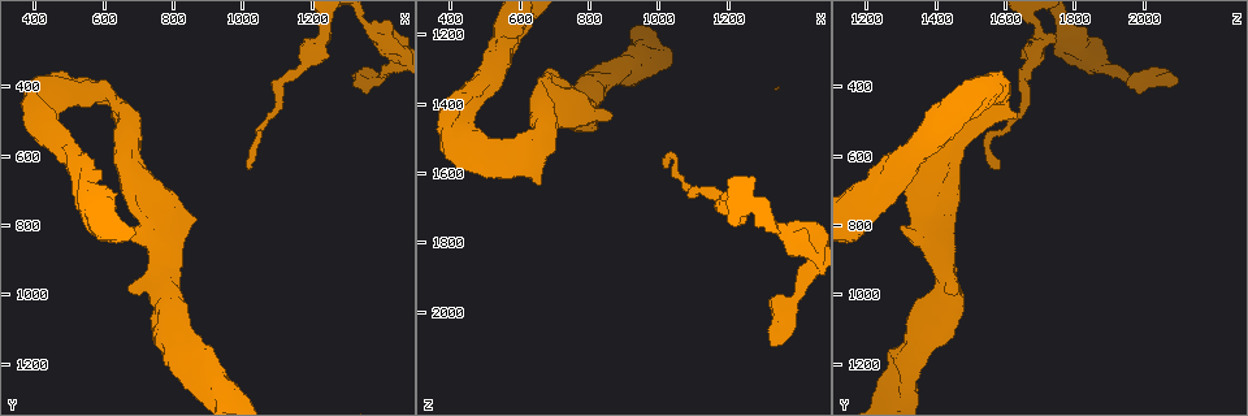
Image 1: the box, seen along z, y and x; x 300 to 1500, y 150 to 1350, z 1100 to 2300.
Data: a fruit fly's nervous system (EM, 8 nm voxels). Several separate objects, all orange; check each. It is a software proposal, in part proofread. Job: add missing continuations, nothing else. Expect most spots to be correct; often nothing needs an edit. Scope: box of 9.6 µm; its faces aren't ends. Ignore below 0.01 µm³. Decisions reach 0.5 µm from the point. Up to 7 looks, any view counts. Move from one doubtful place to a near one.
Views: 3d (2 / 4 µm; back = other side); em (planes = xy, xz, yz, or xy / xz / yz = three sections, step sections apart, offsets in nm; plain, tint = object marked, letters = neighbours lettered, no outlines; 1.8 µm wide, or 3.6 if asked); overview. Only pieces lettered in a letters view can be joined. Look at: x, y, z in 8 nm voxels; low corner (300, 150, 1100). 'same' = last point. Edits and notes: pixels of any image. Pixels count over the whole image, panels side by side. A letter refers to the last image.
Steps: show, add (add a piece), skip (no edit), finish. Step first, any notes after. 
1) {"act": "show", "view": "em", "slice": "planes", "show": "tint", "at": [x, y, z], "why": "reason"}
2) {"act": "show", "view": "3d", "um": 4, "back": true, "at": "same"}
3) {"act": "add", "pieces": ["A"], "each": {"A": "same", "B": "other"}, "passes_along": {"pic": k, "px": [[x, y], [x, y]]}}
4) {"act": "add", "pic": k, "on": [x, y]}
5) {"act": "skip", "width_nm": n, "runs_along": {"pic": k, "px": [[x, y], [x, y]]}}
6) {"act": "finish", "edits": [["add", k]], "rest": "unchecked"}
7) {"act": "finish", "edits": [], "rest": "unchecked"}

{"act": "show", "view": "3d", "um": 2, "at": [1020, 640, 1580], "why": "branch stops here"}

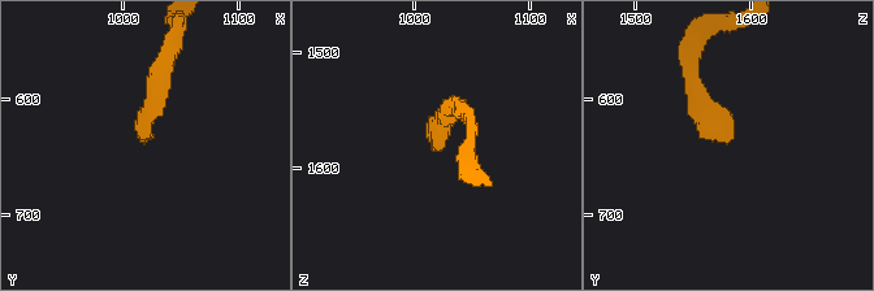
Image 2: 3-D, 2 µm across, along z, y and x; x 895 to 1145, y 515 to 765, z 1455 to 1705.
{"act": "show", "view": "em", "slice": "planes", "show": "tint", "at": [1016, 638, 1576]}

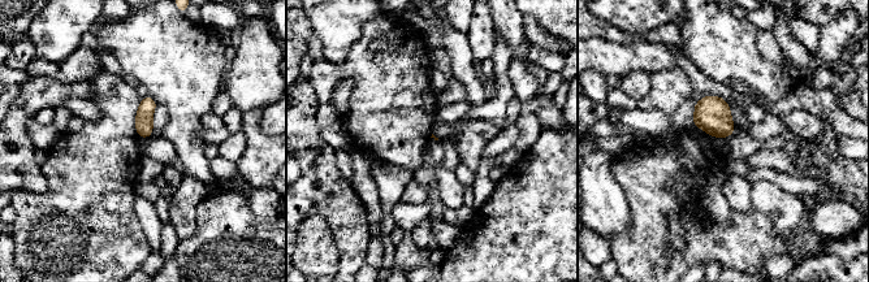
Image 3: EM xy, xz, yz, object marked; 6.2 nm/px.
{"act": "show", "view": "em", "slice": "planes", "show": "letters", "at": "same", "why": "see the neighbours"}

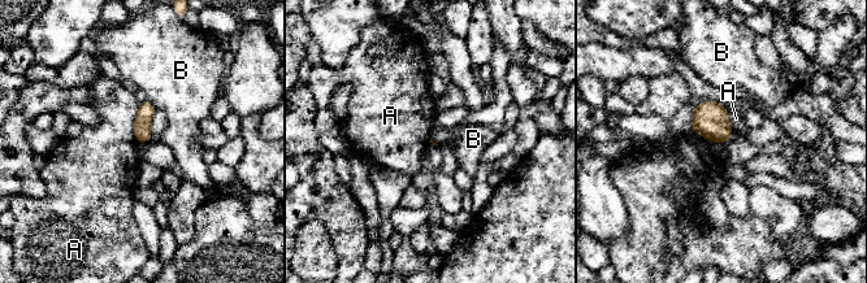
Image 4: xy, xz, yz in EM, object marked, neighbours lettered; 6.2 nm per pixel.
{"act": "skip", "longest_contact_nm": ["A", 240], "each": {"A": "other", "B": "other"}, "border": {"pic": 4, "px": [[139, 104], [134, 122], [137, 142]]}, "found": "none of them fits"}

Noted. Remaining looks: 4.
{"act": "show", "view": "em", "slice": "yz", "step": 16, "show": "tint", "at": [1390, 260, 1800], "why": "abrupt turn"}

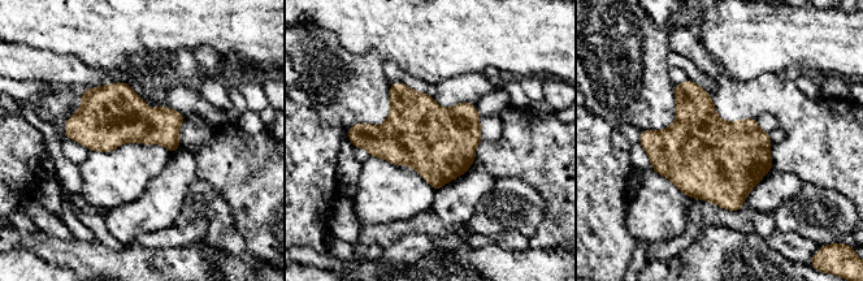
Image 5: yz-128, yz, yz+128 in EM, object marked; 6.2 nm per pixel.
{"act": "show", "view": "em", "slice": "planes", "show": "tint", "at": "same"}

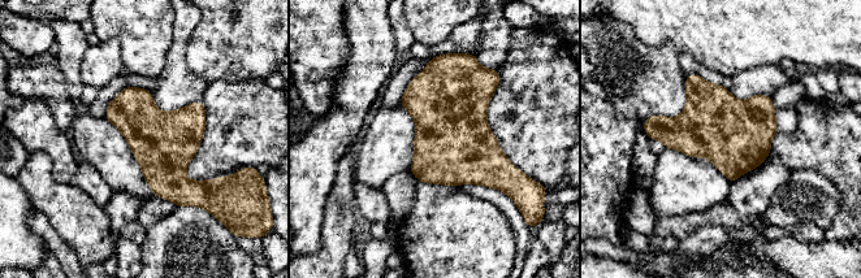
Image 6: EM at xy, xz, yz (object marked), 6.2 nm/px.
{"act": "show", "view": "em", "slice": "planes", "show": "letters", "at": "same"}

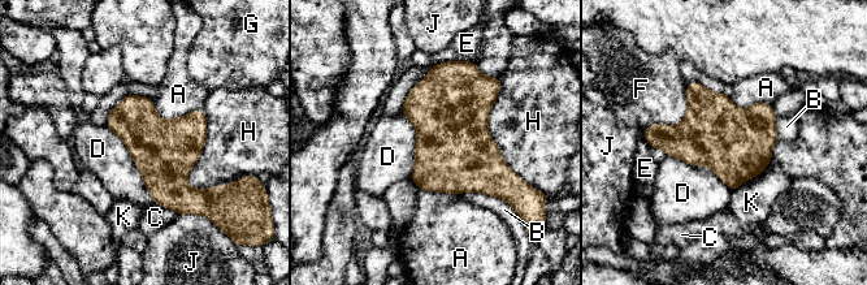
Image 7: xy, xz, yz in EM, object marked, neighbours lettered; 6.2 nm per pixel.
{"act": "skip", "each": {"A": "other", "B": "other", "C": "other", "D": "other", "E": "other", "F": "other", "G": "other", "H": "other", "J": "other", "K": "other"}, "border": {"pic": 7, "px": [[105, 125], [125, 145], [154, 202]]}, "found": "none of them fits"}

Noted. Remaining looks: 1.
{"act": "finish", "edits": [], "rest": "unchecked"}

